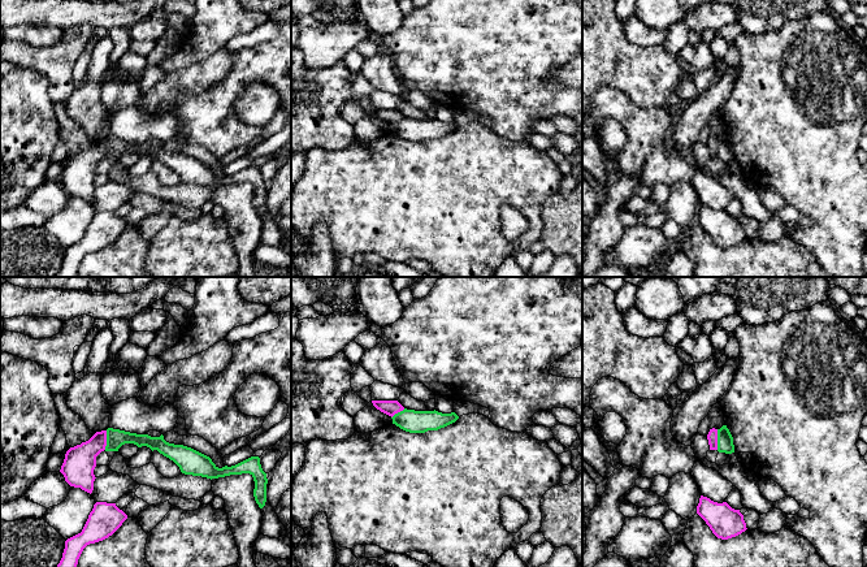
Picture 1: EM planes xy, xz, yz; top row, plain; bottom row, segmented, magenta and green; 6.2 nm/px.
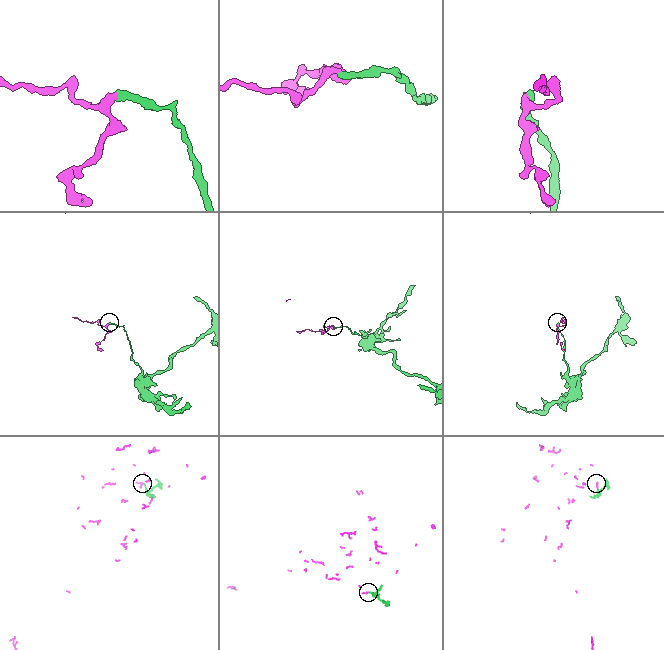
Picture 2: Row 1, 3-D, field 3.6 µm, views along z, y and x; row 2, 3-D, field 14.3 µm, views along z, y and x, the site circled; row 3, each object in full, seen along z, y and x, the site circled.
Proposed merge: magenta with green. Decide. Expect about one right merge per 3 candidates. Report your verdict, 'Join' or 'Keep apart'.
Keep apart

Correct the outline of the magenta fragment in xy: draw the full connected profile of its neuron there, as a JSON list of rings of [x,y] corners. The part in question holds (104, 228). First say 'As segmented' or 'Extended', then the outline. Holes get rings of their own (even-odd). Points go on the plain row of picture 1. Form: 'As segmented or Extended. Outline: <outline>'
As segmented. Outline: [[[96,211],[81,242],[65,250],[62,267],[56,277],[77,277],[83,257],[112,244],[127,228],[116,212]]]

